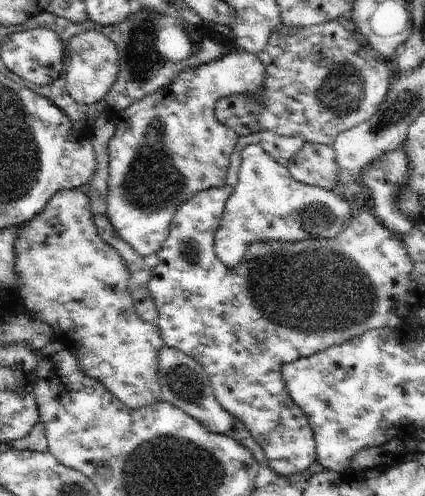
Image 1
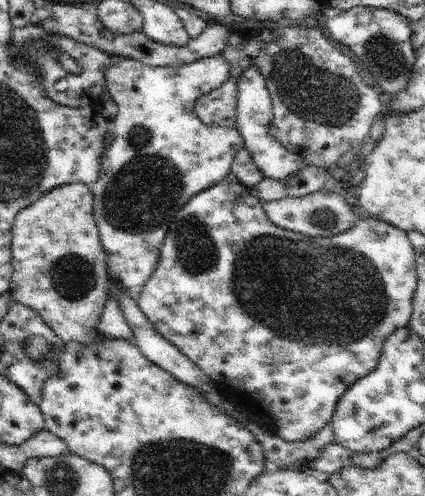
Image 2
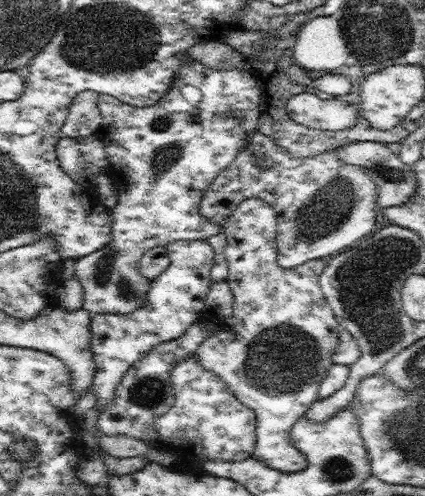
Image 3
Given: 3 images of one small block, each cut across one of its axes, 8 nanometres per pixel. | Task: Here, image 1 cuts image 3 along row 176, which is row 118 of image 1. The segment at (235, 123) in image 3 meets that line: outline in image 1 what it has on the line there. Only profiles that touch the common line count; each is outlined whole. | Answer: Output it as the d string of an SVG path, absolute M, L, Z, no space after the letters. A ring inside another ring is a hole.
M231 48L231 54L225 54L209 64L181 70L169 86L157 88L155 92L139 98L129 108L113 116L117 128L107 146L109 176L105 192L105 214L117 236L123 238L135 254L145 258L161 248L163 240L169 234L171 218L183 202L187 202L197 192L225 186L229 158L235 150L239 136L231 128L215 120L215 102L231 96L259 96L263 92L263 82L265 68L259 58L251 52L239 52Z

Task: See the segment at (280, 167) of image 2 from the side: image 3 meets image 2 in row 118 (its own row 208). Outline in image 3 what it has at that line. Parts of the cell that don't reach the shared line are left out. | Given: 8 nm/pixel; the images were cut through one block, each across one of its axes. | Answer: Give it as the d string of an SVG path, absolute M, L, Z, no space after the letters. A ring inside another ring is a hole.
M259 198L243 200L225 220L223 234L227 240L225 246L225 260L227 260L227 284L233 292L233 314L223 318L223 326L217 334L207 338L197 350L195 356L205 370L217 374L227 388L235 394L235 398L255 410L255 450L251 458L263 460L277 472L295 474L305 470L307 460L305 456L293 448L289 442L289 430L307 408L319 400L319 382L333 366L333 352L339 342L339 324L331 306L327 304L321 288L319 276L325 270L327 260L315 260L301 268L287 268L281 270L275 262L277 258L277 212L261 202Z

